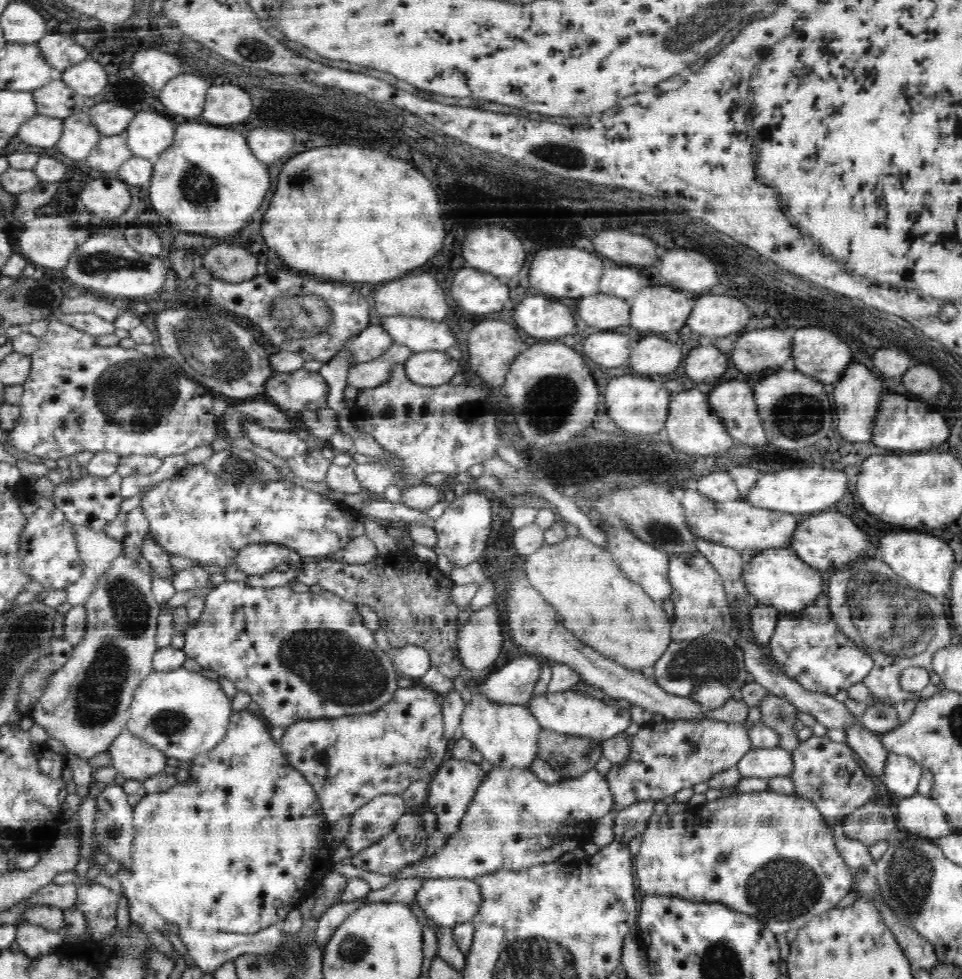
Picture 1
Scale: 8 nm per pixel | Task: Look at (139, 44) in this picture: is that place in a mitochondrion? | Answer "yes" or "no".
no

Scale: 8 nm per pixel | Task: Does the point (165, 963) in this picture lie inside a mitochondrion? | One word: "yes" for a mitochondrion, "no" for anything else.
no

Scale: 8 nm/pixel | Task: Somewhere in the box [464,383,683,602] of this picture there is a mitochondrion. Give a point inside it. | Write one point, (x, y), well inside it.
(560, 463)

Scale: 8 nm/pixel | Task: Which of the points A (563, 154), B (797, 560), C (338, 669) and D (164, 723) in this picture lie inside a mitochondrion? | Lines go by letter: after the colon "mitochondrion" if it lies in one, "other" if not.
A: mitochondrion
B: other
C: mitochondrion
D: mitochondrion

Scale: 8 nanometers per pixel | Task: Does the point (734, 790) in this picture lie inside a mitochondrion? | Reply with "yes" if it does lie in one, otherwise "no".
no

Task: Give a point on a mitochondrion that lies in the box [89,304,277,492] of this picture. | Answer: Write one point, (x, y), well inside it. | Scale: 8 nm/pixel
(140, 396)

